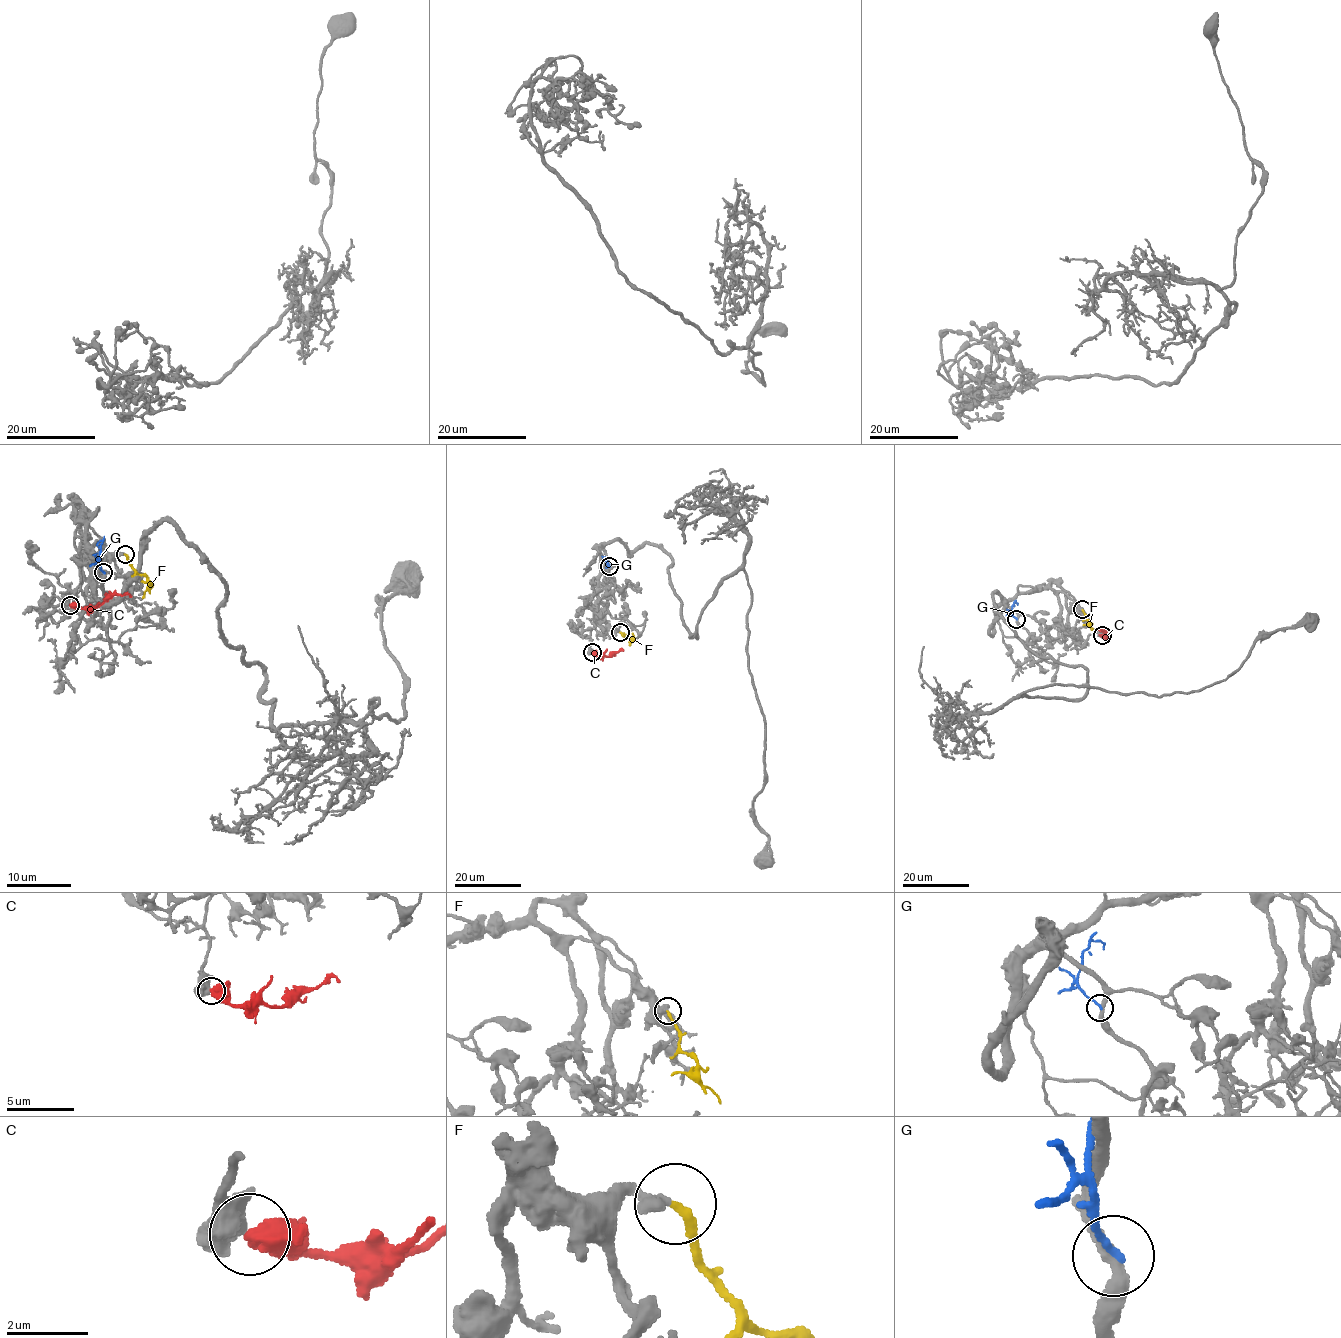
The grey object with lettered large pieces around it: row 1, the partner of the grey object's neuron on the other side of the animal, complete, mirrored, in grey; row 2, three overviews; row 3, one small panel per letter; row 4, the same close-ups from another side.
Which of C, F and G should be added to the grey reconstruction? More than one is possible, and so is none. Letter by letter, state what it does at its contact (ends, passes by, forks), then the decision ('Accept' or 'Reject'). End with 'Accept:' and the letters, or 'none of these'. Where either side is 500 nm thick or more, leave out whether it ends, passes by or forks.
C: Reject
F: It ends there. Accept
G: It ends there. Reject
Accept: F

